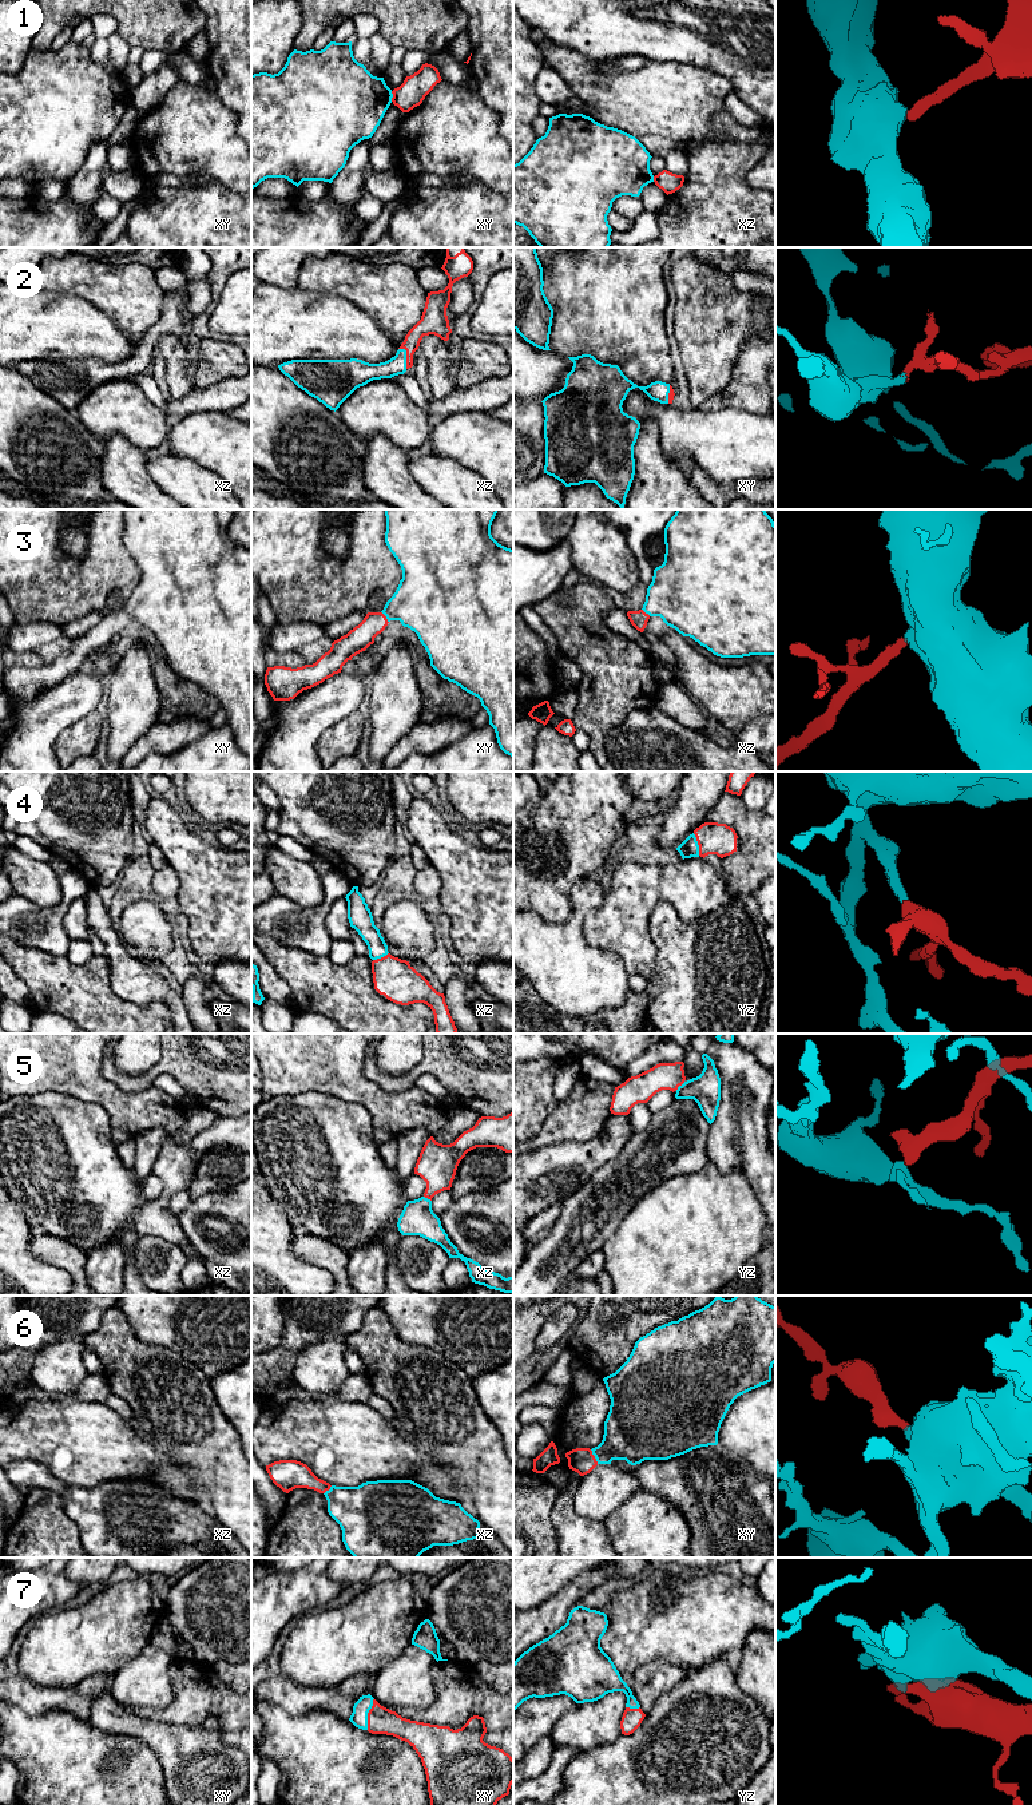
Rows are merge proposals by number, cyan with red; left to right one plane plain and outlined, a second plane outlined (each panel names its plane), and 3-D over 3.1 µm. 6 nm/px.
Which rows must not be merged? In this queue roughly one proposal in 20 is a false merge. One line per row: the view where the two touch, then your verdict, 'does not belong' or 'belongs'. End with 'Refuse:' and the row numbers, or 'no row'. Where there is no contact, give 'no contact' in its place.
1: xy | does not belong
2: xz | belongs
3: xy | belongs
4: yz | belongs
5: yz | belongs
6: xy | belongs
7: xy | belongs
Refuse: 1

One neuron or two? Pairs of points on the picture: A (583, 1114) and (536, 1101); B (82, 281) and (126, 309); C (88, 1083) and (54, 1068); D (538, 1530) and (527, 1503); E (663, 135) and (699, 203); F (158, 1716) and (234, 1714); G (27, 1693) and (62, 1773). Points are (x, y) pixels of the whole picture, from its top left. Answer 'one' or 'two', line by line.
A: two
B: one
C: one
D: one
E: two
F: one
G: two

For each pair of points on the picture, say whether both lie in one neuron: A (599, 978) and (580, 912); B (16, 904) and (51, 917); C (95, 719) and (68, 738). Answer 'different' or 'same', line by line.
A: same
B: same
C: same

